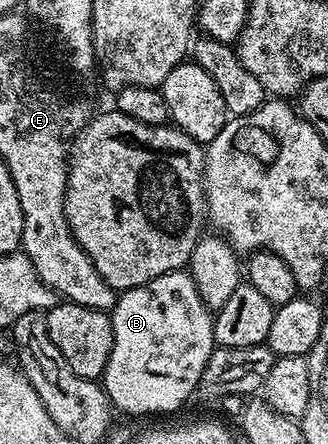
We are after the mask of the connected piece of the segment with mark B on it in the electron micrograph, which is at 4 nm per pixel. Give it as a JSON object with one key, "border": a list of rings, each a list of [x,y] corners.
{"border":[[[186,271],[158,275],[150,283],[123,290],[110,310],[113,349],[102,376],[109,401],[124,413],[172,413],[188,396],[197,392],[202,371],[216,345],[213,314],[202,303],[194,279]]]}

